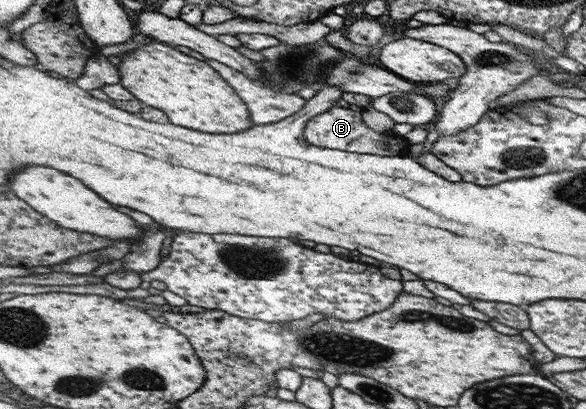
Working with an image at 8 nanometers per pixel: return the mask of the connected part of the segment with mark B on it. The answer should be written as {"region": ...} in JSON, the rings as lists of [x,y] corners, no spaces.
{"region":[[[336,105],[328,111],[309,119],[305,125],[305,138],[313,146],[322,146],[326,149],[339,149],[352,153],[368,153],[384,155],[386,157],[406,156],[410,145],[398,145],[402,143],[402,136],[393,132],[380,134],[362,121],[359,109],[344,108]]]}

